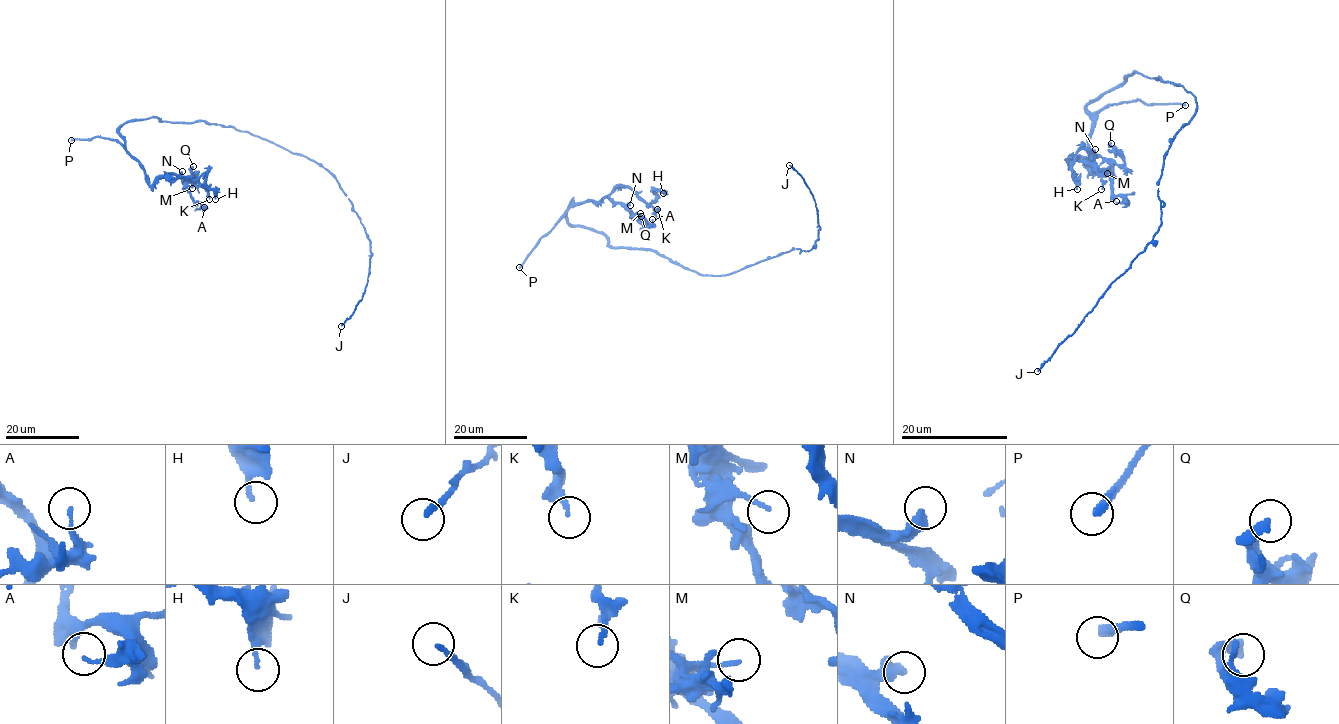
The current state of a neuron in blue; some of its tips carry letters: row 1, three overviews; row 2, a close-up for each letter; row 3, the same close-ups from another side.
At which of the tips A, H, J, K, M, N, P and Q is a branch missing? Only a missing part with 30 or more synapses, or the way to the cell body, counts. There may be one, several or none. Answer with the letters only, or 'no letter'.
P

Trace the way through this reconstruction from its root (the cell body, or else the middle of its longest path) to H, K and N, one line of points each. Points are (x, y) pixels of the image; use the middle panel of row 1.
H: (679, 265), (614, 248), (567, 218), (572, 199), (601, 201), (617, 187), (647, 203), (663, 193)
K: (679, 265), (650, 250), (614, 248), (603, 234), (567, 218), (572, 199), (601, 201), (622, 186), (657, 209)
N: (679, 265), (650, 250), (614, 248), (603, 234), (567, 218), (572, 199), (630, 205)

